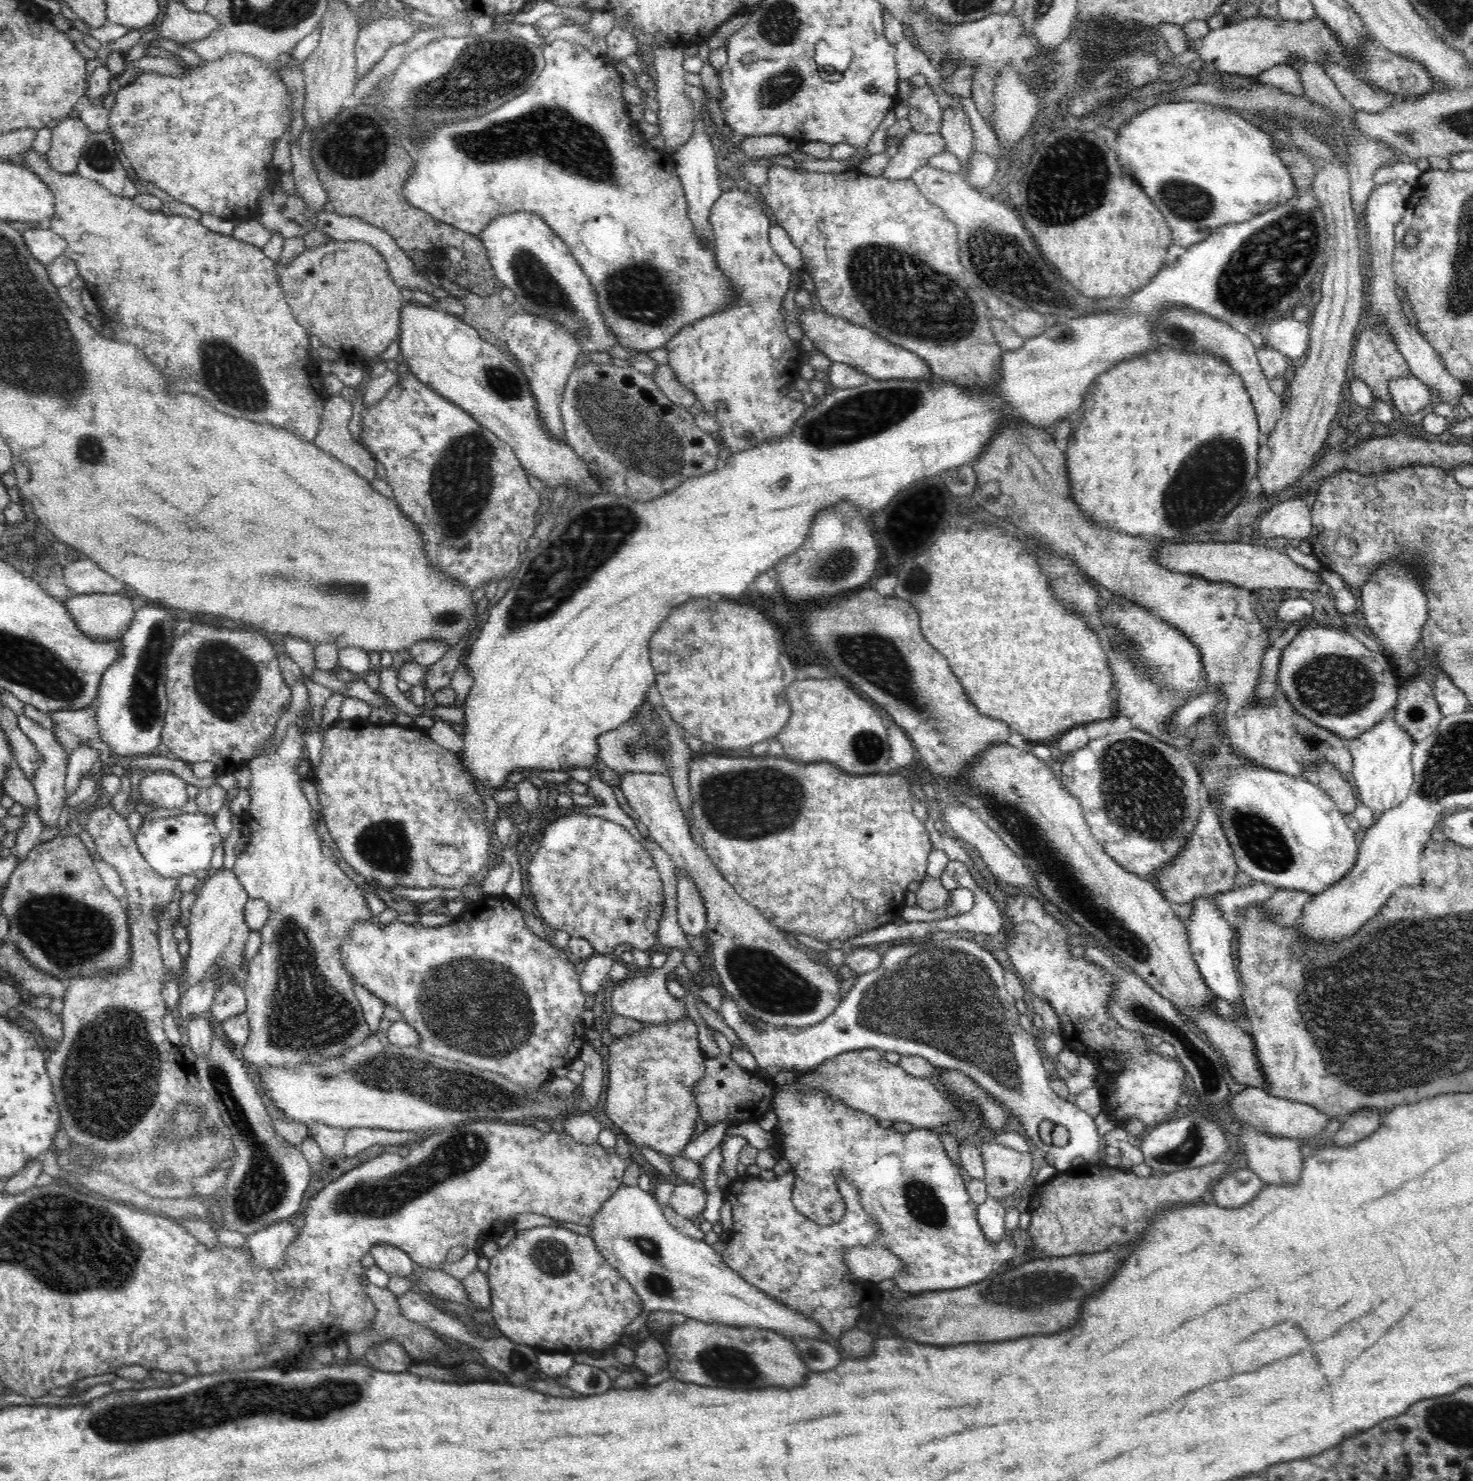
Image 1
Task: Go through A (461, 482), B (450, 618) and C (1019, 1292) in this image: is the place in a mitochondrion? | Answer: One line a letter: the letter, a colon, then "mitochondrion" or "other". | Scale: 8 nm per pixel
A: mitochondrion
B: mitochondrion
C: mitochondrion

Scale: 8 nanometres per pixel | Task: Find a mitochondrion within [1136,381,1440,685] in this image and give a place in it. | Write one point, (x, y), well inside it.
(1212, 480)

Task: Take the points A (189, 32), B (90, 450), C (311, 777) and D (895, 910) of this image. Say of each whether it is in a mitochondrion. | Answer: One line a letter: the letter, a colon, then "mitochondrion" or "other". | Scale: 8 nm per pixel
A: other
B: mitochondrion
C: other
D: other

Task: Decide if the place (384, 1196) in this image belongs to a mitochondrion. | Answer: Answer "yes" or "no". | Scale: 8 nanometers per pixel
yes

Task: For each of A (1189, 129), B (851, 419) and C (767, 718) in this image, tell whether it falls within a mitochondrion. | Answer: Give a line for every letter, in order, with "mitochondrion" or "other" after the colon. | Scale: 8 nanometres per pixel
A: other
B: mitochondrion
C: other

